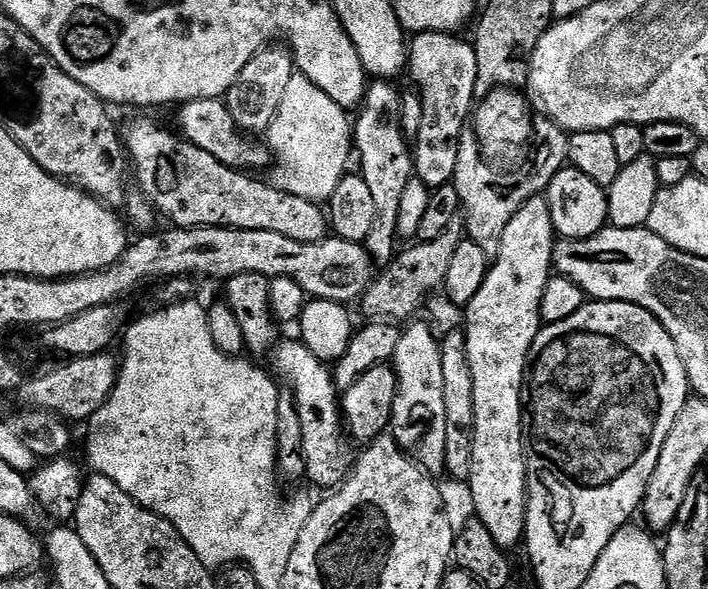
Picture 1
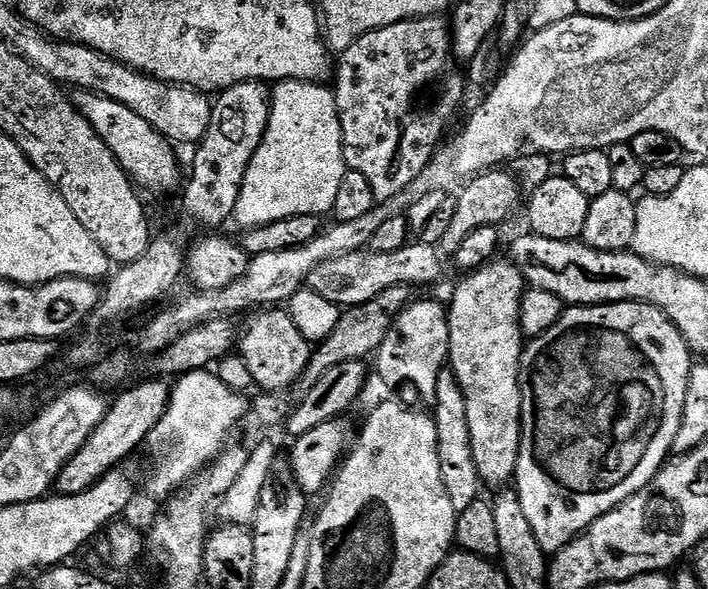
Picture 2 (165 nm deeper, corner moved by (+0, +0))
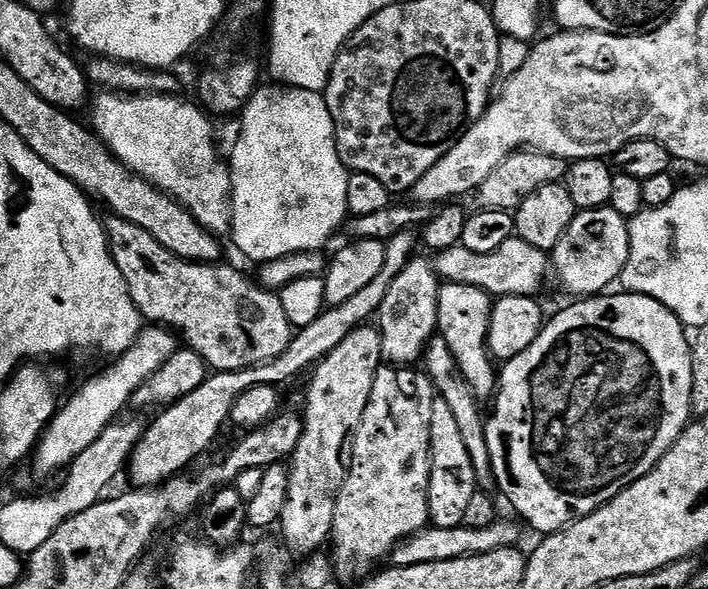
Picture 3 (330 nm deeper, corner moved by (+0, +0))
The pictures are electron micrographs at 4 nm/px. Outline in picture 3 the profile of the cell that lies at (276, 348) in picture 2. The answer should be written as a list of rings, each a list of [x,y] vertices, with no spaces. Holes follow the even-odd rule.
[[[109,215],[107,219],[108,251],[112,253],[118,270],[122,270],[122,278],[126,278],[128,283],[128,293],[138,306],[141,317],[149,325],[175,330],[187,347],[202,354],[212,372],[237,372],[243,368],[253,368],[278,358],[286,346],[290,346],[294,329],[275,291],[261,286],[255,279],[247,280],[238,269],[231,268],[225,262],[194,264],[191,260],[182,260],[172,249],[150,238],[142,226],[134,226],[120,216]]]

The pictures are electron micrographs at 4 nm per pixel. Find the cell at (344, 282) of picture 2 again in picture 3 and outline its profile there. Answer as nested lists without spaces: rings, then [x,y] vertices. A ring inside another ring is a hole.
[[[519,238],[502,242],[502,246],[498,246],[498,250],[490,250],[490,254],[474,254],[474,250],[466,250],[464,244],[455,244],[435,253],[430,263],[443,283],[474,286],[493,298],[536,296],[544,284],[544,275],[550,272],[549,257],[538,250],[538,246],[530,246],[530,242]]]

